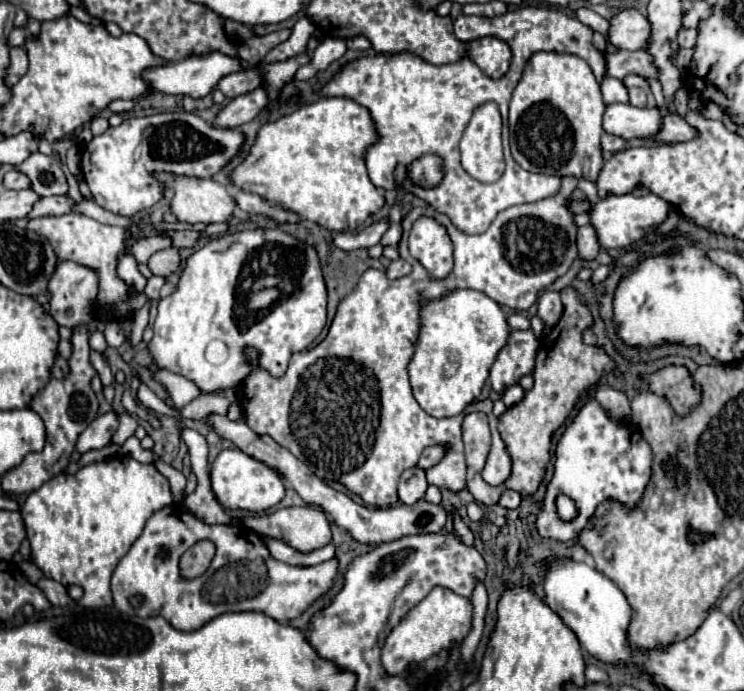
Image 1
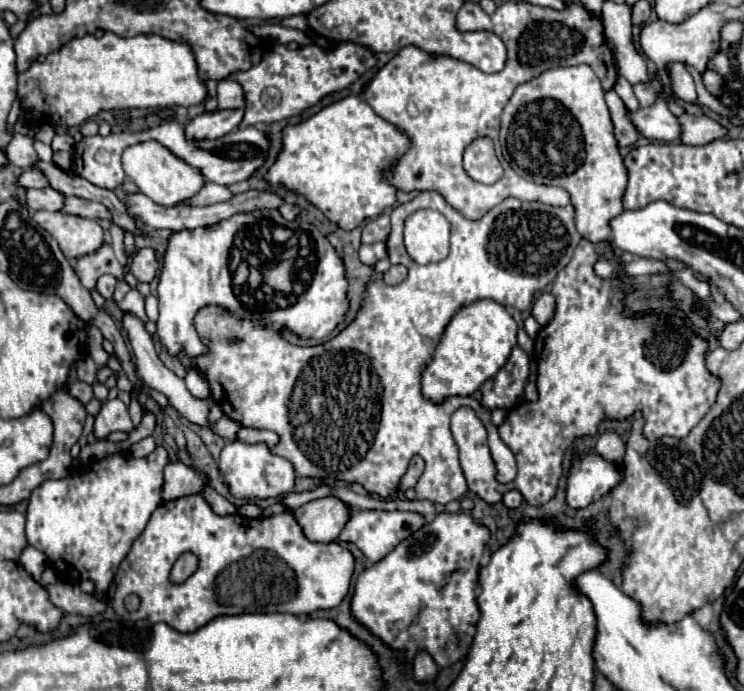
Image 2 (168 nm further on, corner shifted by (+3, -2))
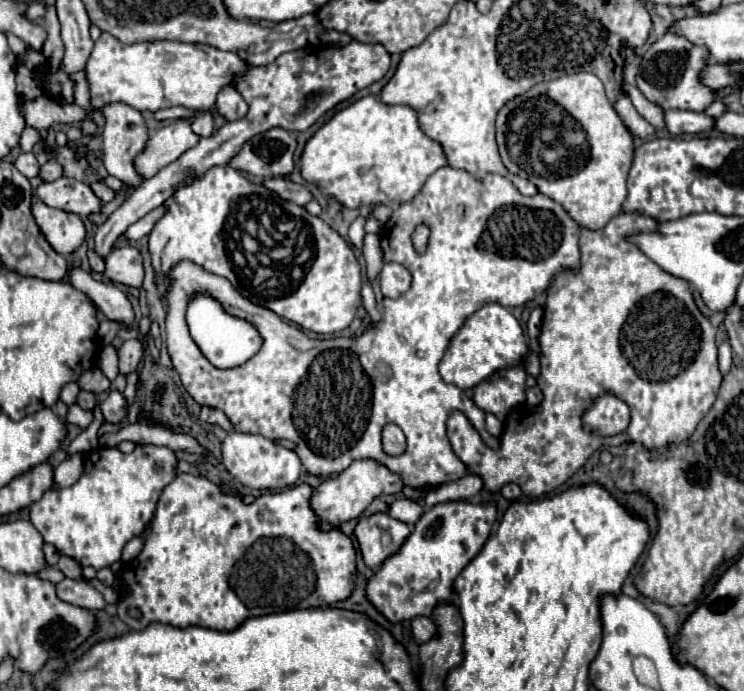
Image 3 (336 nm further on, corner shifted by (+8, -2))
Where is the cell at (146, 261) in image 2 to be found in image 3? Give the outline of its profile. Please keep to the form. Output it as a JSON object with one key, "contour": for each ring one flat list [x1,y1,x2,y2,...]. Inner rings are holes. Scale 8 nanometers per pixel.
{"contour":[[126,245,120,249,112,249,110,255,104,259,104,279,110,279,112,283,122,283,128,287,142,287,144,279,144,267,142,267,142,257,138,249]]}

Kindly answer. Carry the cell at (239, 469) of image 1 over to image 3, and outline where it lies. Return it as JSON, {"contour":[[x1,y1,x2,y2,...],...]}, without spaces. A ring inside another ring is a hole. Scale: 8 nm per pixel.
{"contour":[[240,431,228,433,226,439,222,441,222,465,238,483,254,491,290,487,298,481,300,471,302,471,302,463,296,451,286,449,262,435,250,435,250,433,240,433]]}

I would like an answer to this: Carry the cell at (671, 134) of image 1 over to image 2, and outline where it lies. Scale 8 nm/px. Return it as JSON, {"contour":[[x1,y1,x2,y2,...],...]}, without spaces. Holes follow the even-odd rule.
{"contour":[[685,113,677,119,679,119,679,127,681,127,681,143,685,143,685,145,711,143,725,135,725,129,705,115,687,115]]}

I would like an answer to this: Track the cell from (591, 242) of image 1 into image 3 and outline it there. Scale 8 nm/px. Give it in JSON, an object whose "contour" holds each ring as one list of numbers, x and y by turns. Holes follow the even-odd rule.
{"contour":[[574,73,538,83,524,95,508,101,496,119,496,141,506,169,534,183,540,193,560,203,582,227,602,229,620,213,626,199,630,163,634,159,634,137,614,111,612,101,608,101,604,93,602,81,594,73]]}

